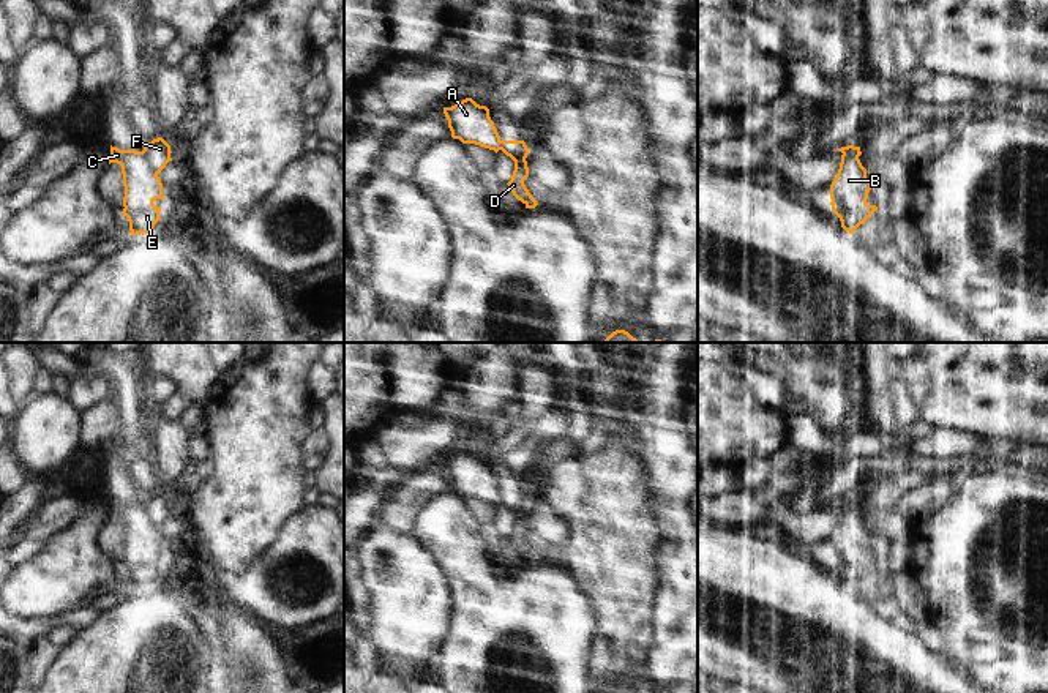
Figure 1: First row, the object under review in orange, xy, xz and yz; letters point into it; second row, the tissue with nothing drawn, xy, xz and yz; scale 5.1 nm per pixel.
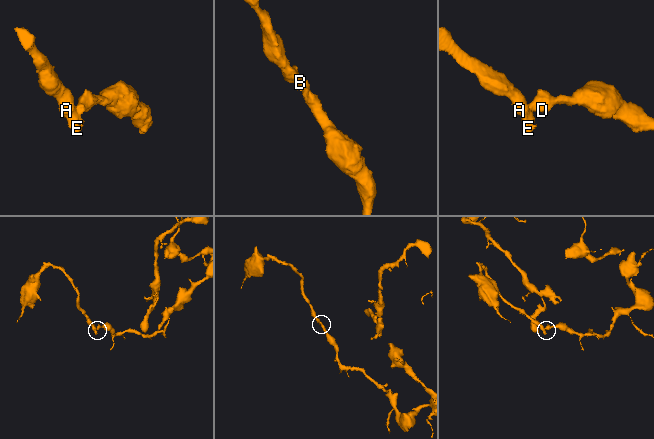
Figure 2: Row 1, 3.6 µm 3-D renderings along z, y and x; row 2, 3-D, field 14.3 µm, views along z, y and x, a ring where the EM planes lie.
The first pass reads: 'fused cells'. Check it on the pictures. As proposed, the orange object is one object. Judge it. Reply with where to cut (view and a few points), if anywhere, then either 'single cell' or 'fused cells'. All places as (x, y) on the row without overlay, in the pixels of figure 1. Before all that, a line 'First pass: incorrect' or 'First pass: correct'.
First pass: correct
cut in xy along (142, 504), (145, 516), (157, 528); fused cells

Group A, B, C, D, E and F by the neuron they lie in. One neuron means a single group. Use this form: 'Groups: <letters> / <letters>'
Groups: A B C E / D F

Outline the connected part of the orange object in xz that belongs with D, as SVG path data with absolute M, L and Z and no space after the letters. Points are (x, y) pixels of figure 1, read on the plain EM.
M500 494L499 502L515 515L511 534L507 537L513 549L521 554L526 562L535 562L538 557L524 538L529 530L527 508L529 502L524 494Z

